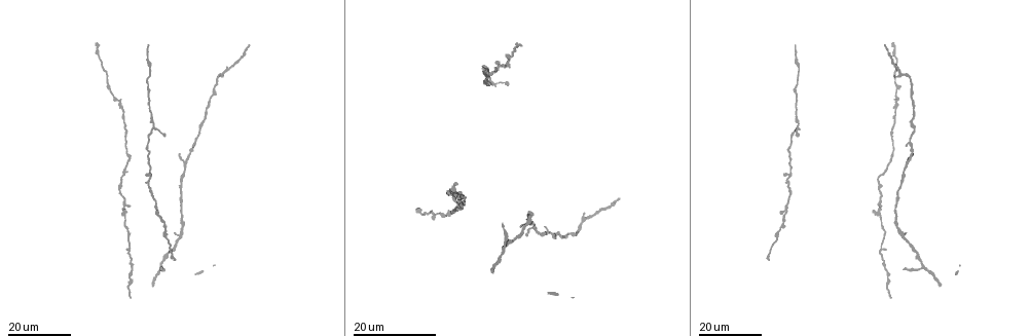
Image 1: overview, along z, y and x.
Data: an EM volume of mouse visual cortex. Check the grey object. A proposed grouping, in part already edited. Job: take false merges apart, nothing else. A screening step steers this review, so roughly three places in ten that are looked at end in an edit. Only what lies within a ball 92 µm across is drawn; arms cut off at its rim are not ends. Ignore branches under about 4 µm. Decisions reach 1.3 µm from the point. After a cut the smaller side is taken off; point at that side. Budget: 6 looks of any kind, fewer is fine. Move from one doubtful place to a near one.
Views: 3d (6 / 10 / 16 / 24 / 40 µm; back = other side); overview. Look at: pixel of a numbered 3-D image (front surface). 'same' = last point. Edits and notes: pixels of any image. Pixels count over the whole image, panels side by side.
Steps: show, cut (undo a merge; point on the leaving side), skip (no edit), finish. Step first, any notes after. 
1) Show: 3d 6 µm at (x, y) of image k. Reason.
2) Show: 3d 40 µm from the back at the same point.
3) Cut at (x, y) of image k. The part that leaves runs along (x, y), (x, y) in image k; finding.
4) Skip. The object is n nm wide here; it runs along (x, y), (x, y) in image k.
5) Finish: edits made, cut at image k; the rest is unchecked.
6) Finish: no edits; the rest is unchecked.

Show: 3d 16 µm at (113, 94) of image 1. Sudden change in width.

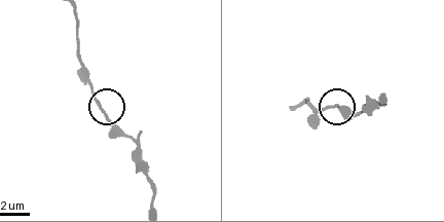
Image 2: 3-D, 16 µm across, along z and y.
Show: 3d 6 µm at (107, 113) of image 2.

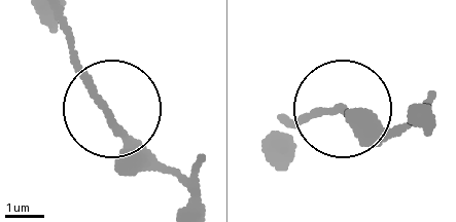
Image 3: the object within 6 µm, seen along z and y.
Skip. It runs along (426, 108), (387, 128), (335, 108), (282, 118) in image 3; all the same neuron.

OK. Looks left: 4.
Show: 3d 16 µm at (876, 211) of image 1. Looks like a crossing.

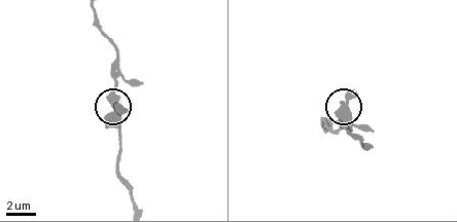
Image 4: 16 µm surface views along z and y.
Show: 3d 6 µm at (111, 115) of image 4. Zoom in.

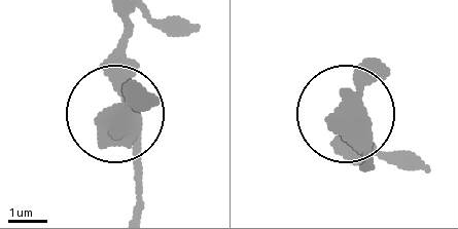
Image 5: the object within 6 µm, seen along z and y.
Skip. 5 arms meet here; it runs along (136, 210), (136, 151), (116, 111), (127, 27) in image 5; continuous, no second neuron.

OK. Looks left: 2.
Show: 3d 16 µm at (159, 266) of image 1. Side arm on a straight run.

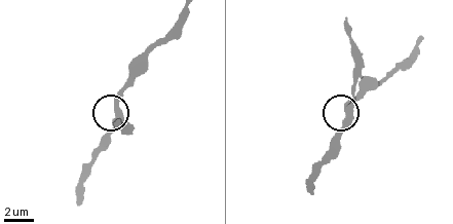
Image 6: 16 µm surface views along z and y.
Show: 3d 6 µm at (117, 110) of image 6.

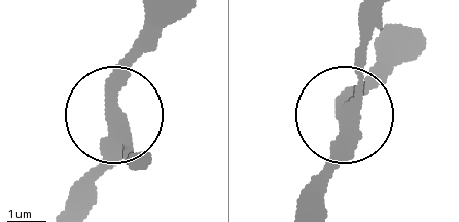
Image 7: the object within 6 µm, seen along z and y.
Skip. 3 arms meet here; continuous, no second neuron.

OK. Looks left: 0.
Finish: no edits; the rest is unchecked.

